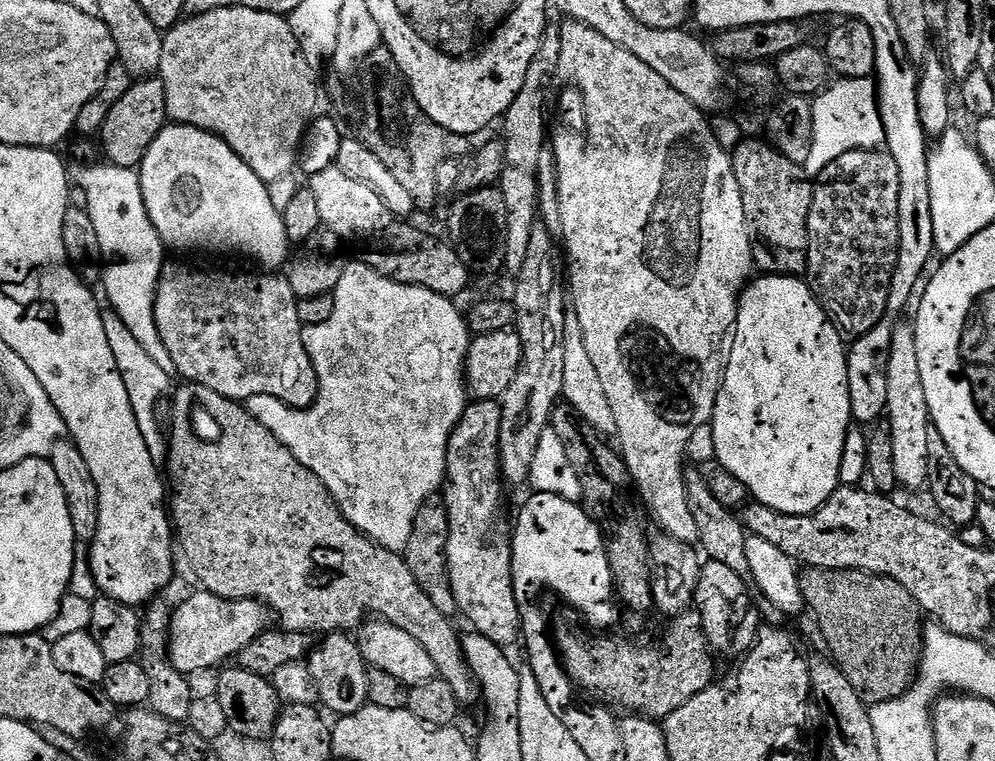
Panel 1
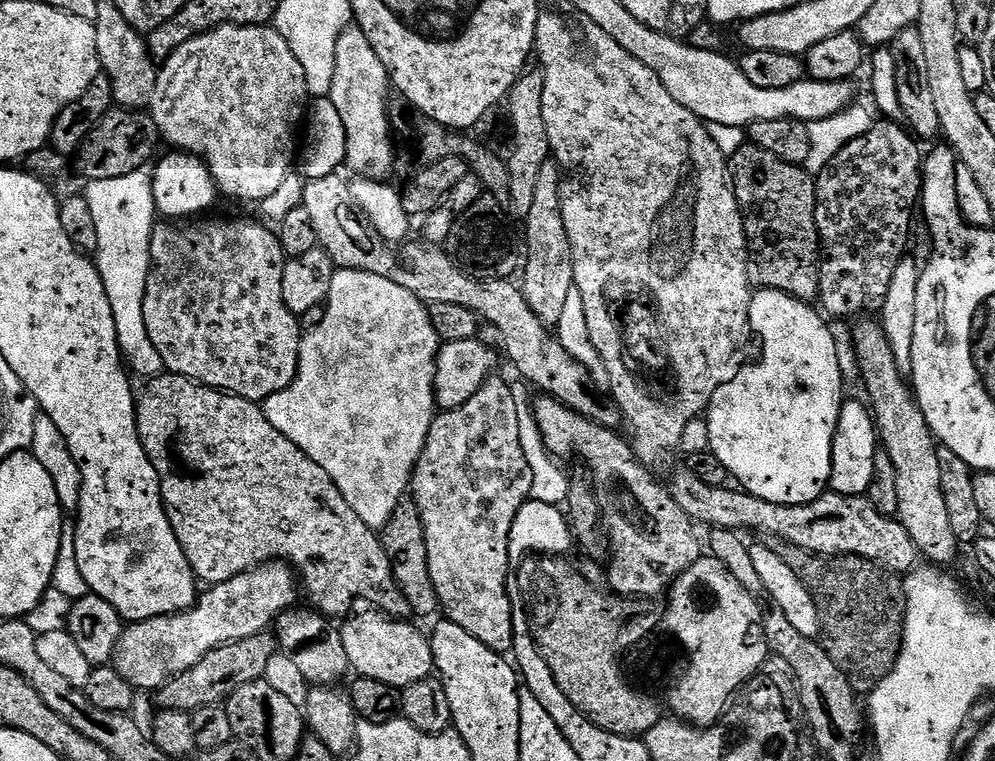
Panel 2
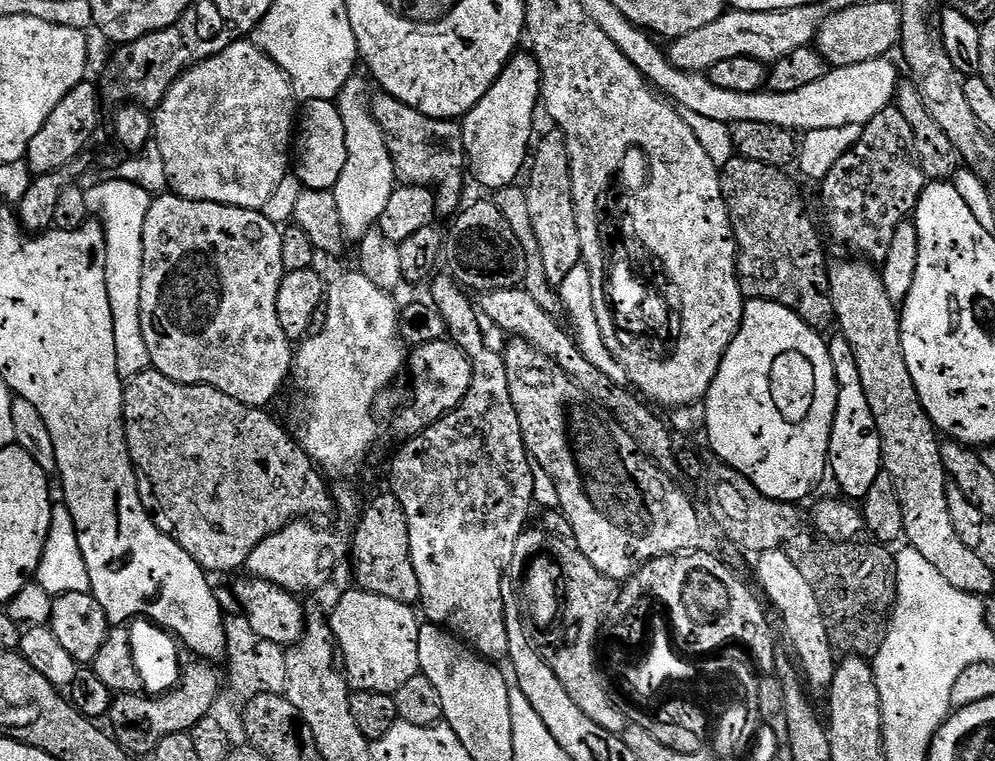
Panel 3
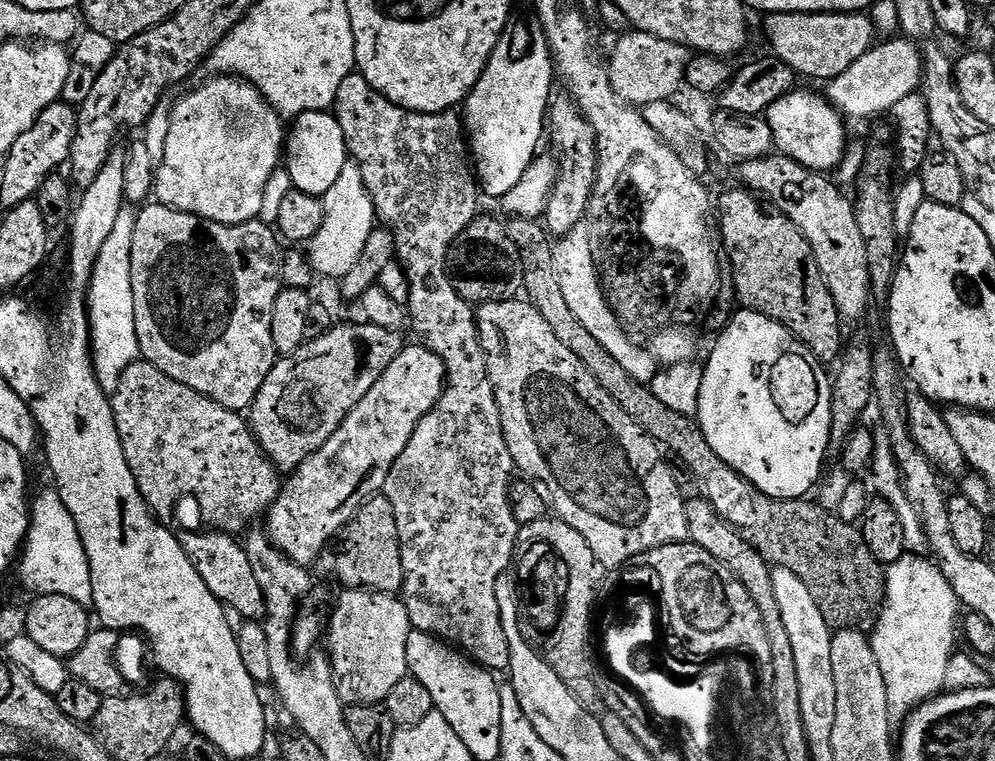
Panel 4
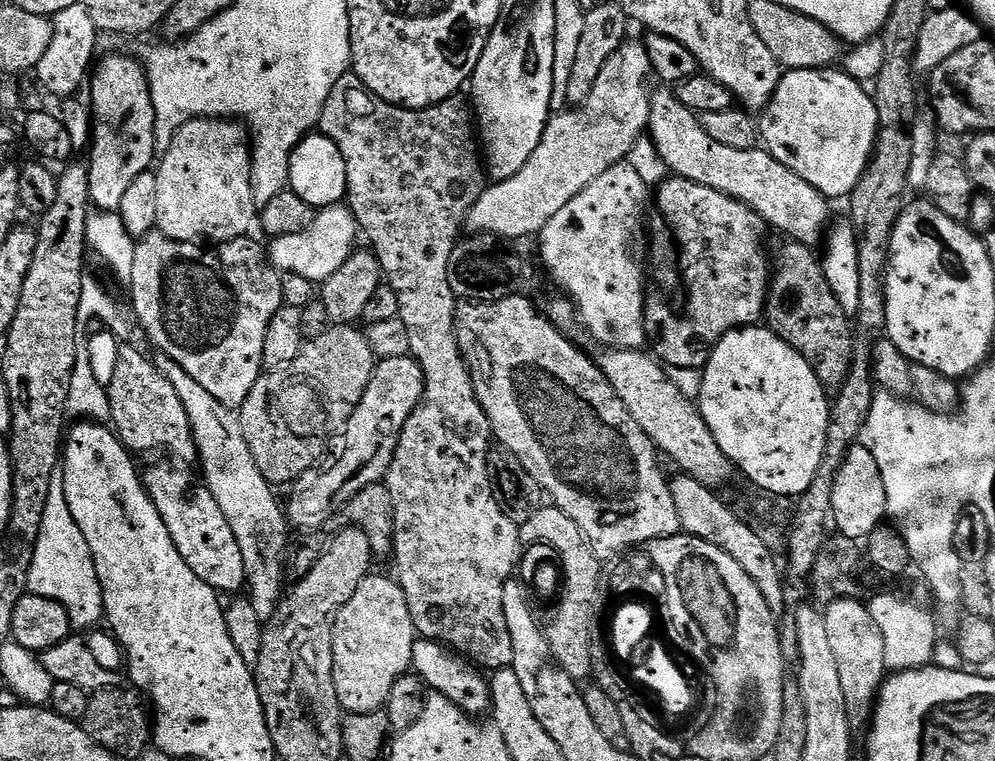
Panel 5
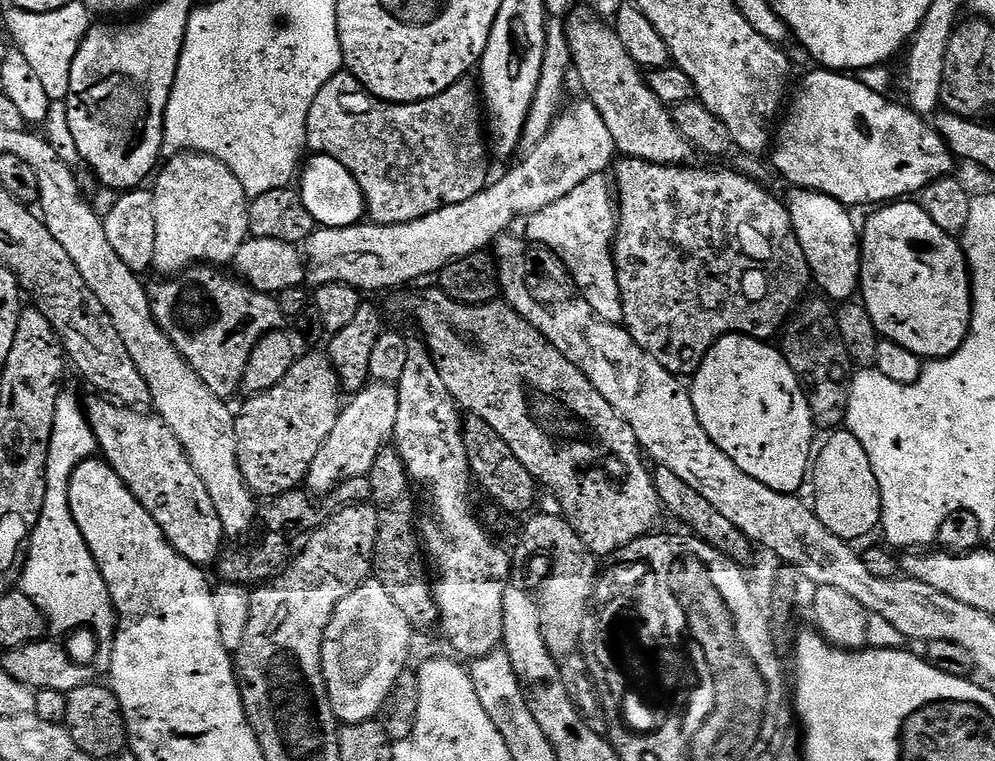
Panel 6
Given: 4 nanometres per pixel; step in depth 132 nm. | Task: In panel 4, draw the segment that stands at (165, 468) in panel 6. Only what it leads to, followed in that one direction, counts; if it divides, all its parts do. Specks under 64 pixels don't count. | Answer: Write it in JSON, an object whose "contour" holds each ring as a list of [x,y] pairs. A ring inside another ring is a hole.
{"contour":[[[215,530],[204,532],[188,532],[179,537],[180,545],[186,550],[194,570],[202,574],[202,582],[219,598],[221,604],[227,606],[233,613],[244,616],[245,621],[260,622],[267,616],[268,610],[262,586],[258,586],[258,577],[250,567],[250,558],[246,558],[243,543],[235,535]]]}

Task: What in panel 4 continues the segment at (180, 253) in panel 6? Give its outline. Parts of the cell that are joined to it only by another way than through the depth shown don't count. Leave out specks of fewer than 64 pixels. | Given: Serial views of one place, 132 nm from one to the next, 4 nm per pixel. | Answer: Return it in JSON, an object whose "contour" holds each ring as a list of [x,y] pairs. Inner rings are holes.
{"contour":[[[213,75],[212,80],[205,82],[201,88],[193,90],[189,96],[184,96],[170,112],[170,134],[162,142],[162,148],[158,156],[159,164],[156,169],[156,187],[154,196],[157,201],[174,210],[182,210],[186,214],[194,214],[203,220],[210,220],[215,224],[245,224],[259,217],[262,210],[262,198],[266,195],[266,182],[270,182],[270,174],[274,174],[282,164],[282,153],[286,148],[286,124],[279,112],[264,99],[264,95],[255,88],[249,80],[242,80],[239,76]]]}

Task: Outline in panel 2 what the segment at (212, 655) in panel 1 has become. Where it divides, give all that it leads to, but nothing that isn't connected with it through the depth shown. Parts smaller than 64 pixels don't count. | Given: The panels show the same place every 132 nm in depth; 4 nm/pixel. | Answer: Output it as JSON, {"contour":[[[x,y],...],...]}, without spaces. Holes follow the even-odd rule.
{"contour":[[[283,562],[259,564],[249,572],[238,574],[221,584],[213,584],[204,591],[184,612],[129,623],[118,638],[110,667],[130,682],[132,688],[159,690],[173,674],[198,666],[207,652],[269,631],[282,613],[297,607],[299,600],[296,599],[302,596],[297,573]]]}

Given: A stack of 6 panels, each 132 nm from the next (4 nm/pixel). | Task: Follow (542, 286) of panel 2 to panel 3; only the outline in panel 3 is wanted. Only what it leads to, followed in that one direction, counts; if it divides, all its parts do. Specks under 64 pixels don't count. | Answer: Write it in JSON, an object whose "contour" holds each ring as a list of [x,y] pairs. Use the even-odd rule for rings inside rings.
{"contour":[[[551,131],[535,141],[530,156],[530,171],[527,173],[526,202],[530,206],[530,222],[534,226],[534,238],[538,238],[546,278],[554,286],[559,286],[566,282],[570,270],[582,262],[582,238],[578,234],[578,218],[574,210],[572,163],[568,157],[568,147],[560,131]]]}

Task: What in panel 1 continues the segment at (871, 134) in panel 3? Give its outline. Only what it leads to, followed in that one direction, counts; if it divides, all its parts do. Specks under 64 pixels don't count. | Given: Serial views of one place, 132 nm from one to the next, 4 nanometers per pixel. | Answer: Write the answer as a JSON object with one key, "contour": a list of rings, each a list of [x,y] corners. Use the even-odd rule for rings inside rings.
{"contour":[[[857,148],[854,152],[842,154],[826,170],[822,170],[820,175],[815,177],[812,190],[812,205],[808,215],[808,271],[806,273],[806,283],[816,295],[816,301],[824,307],[825,312],[834,318],[834,323],[841,333],[855,338],[866,334],[866,330],[874,330],[878,322],[885,319],[888,311],[888,295],[890,294],[890,278],[894,274],[894,266],[898,262],[898,246],[900,245],[900,235],[898,234],[898,202],[900,201],[900,171],[898,162],[893,158],[891,152],[887,150],[869,150]]]}

